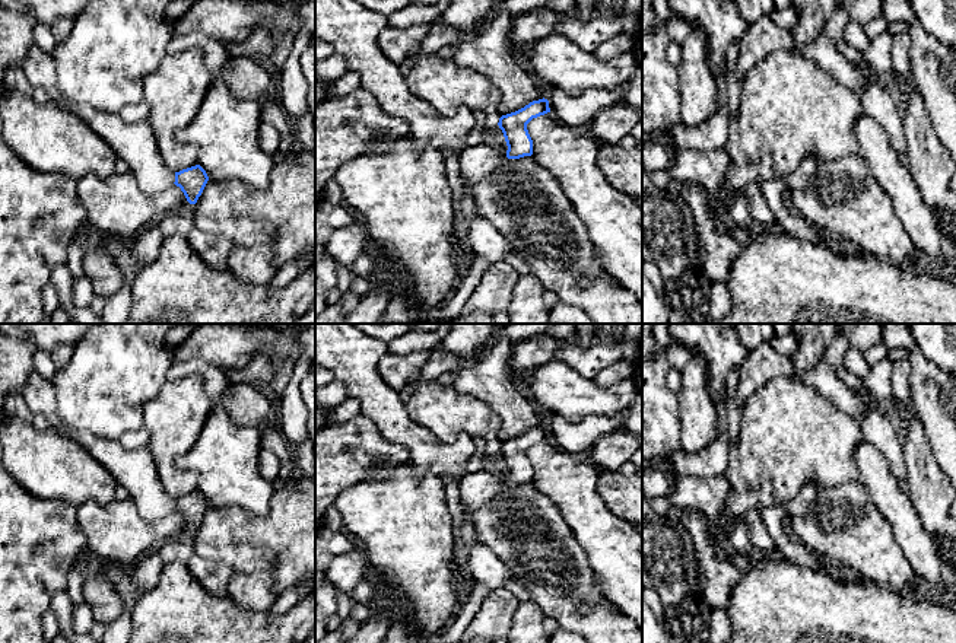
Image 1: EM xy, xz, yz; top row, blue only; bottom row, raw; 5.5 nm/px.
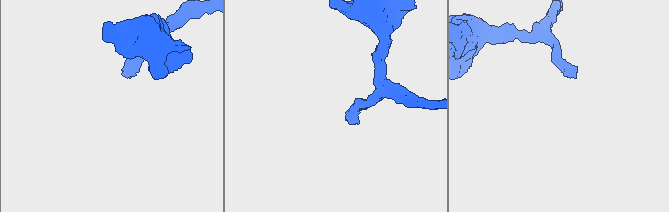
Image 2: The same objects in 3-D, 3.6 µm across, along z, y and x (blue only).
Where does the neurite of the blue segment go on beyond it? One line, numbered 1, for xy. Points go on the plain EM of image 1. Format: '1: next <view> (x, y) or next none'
1: next xy (135, 470)

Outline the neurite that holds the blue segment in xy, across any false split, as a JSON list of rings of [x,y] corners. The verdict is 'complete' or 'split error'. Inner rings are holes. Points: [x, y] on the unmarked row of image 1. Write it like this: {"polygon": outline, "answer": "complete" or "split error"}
{"polygon": [[[36,370],[29,375],[22,397],[34,416],[42,414],[50,429],[77,442],[111,472],[114,480],[130,493],[144,521],[155,522],[175,510],[190,531],[197,529],[209,507],[206,497],[200,491],[175,500],[168,496],[159,481],[149,446],[130,451],[118,440],[108,440],[66,426],[57,414],[53,383]]], "answer": "split error"}

